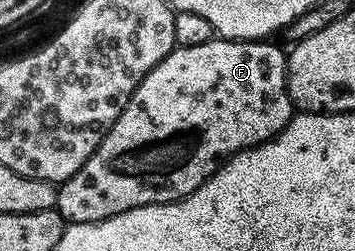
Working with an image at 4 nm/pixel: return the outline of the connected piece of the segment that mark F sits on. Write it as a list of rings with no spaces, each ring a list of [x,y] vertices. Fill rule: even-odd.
[[[215,37],[203,45],[176,46],[170,55],[163,57],[163,61],[159,61],[159,65],[155,65],[155,69],[151,69],[151,73],[147,73],[147,77],[143,77],[143,81],[139,81],[139,85],[127,101],[123,113],[119,113],[119,121],[115,121],[115,125],[111,125],[111,129],[105,134],[103,141],[99,141],[95,153],[91,153],[91,157],[87,157],[87,161],[79,169],[79,173],[75,173],[57,187],[55,210],[65,219],[66,224],[98,223],[107,221],[119,213],[127,213],[136,207],[179,201],[183,197],[195,193],[199,189],[199,185],[203,185],[203,181],[212,177],[221,168],[222,163],[227,162],[235,153],[276,137],[293,120],[294,114],[295,108],[287,89],[287,51],[284,46],[276,47],[273,41],[260,39],[222,39],[220,37]]]

